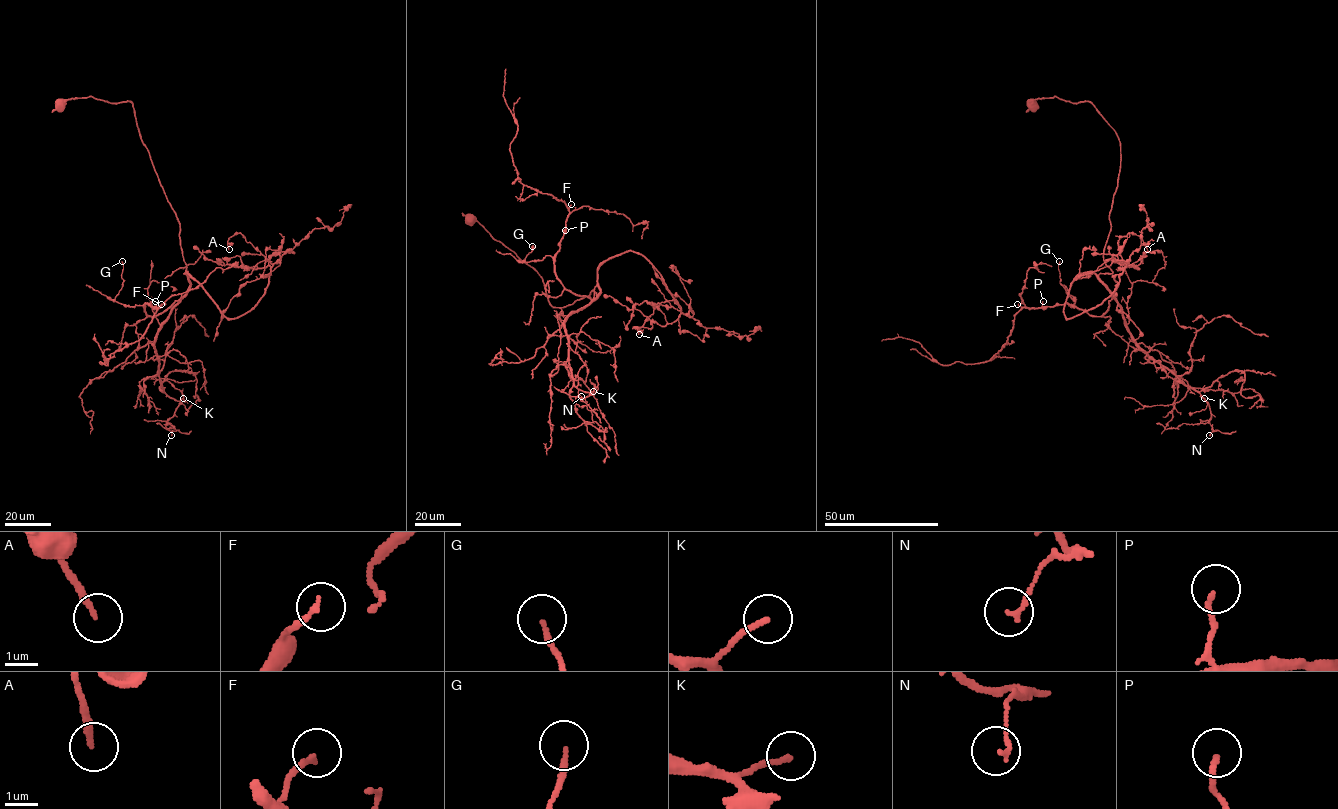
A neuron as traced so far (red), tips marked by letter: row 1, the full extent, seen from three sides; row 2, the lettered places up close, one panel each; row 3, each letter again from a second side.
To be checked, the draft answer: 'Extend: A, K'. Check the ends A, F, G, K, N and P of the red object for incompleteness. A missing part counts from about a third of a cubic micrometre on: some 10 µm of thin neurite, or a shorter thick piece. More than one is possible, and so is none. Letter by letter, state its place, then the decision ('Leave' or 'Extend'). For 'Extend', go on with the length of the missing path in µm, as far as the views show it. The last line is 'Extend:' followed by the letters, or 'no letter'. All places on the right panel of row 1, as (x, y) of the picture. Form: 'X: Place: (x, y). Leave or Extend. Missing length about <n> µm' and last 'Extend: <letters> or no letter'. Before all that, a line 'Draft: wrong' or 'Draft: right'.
Draft: right
A: Place: (1147, 249). Extend. Missing length about 7 µm
F: Place: (1017, 304). Leave
G: Place: (1059, 261). Leave
K: Place: (1204, 398). Extend. Missing length about 5 µm
N: Place: (1209, 435). Leave
P: Place: (1043, 301). Leave
Extend: A, K

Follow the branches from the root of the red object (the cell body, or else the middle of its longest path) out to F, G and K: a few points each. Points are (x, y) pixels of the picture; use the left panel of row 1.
F: (61, 105), (89, 96), (132, 104), (179, 224), (190, 284), (162, 312), (144, 311), (146, 304), (161, 304)
G: (61, 105), (89, 96), (132, 104), (179, 224), (188, 290), (155, 316), (124, 306), (115, 300), (122, 261)
K: (61, 105), (89, 96), (132, 104), (179, 224), (190, 287), (158, 332), (155, 352), (163, 390), (183, 398)

